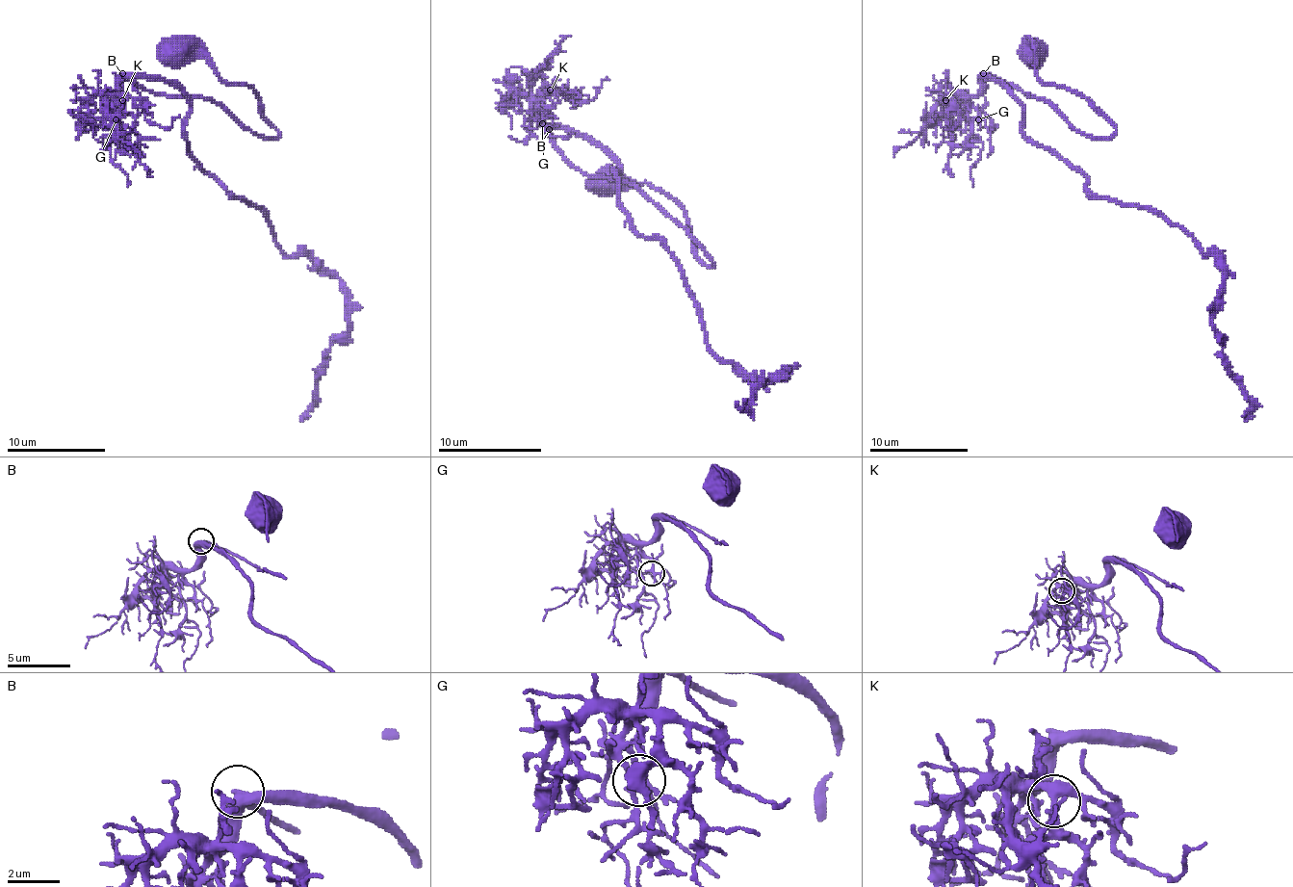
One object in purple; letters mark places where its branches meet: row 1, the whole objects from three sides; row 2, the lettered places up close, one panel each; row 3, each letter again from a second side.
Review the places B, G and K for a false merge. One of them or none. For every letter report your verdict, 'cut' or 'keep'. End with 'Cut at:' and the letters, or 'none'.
B: keep
G: keep
K: keep
Cut at: none

